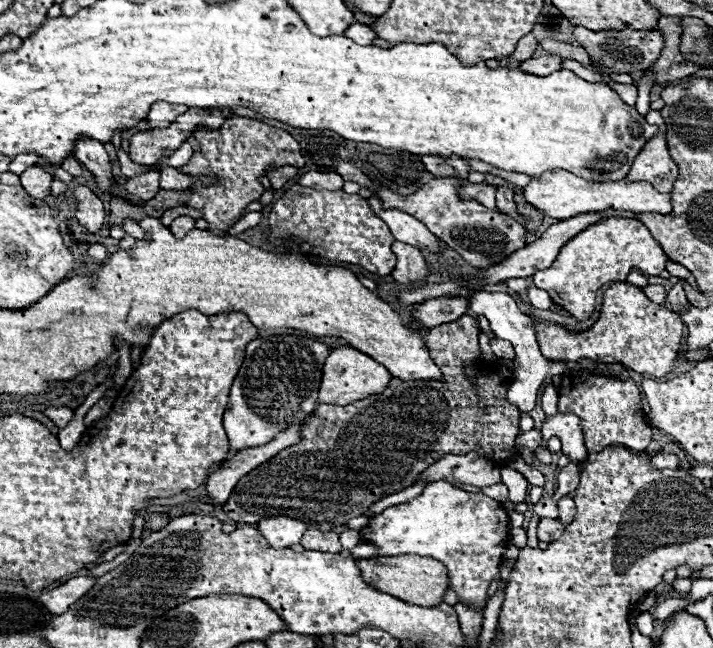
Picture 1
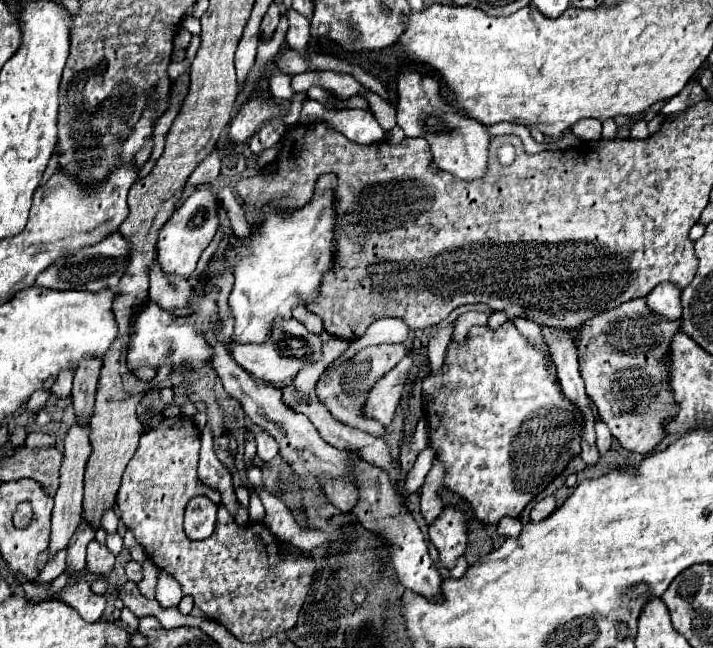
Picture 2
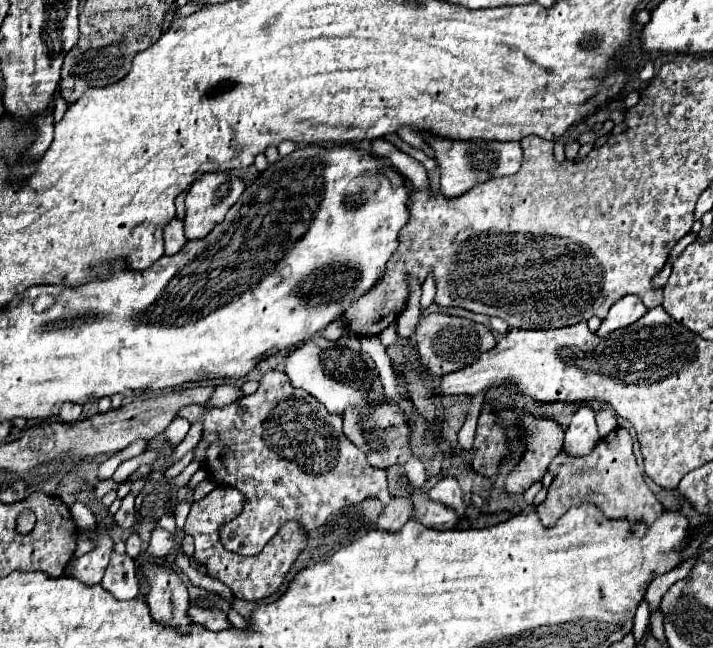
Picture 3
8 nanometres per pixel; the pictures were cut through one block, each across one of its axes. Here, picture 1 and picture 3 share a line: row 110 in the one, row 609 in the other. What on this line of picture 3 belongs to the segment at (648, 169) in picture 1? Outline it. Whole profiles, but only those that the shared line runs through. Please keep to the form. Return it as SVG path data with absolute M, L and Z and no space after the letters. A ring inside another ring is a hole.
M692 556L692 558L688 558L680 568L676 568L676 570L672 570L672 572L668 572L666 576L658 576L658 580L654 580L652 584L650 584L650 588L648 588L648 592L646 592L646 604L648 604L648 608L650 608L650 614L654 614L656 610L658 610L658 606L660 606L660 600L662 600L662 596L664 596L664 592L676 582L676 580L680 580L680 578L684 578L688 572L690 572L690 568L692 568L692 564L696 562L696 556Z

